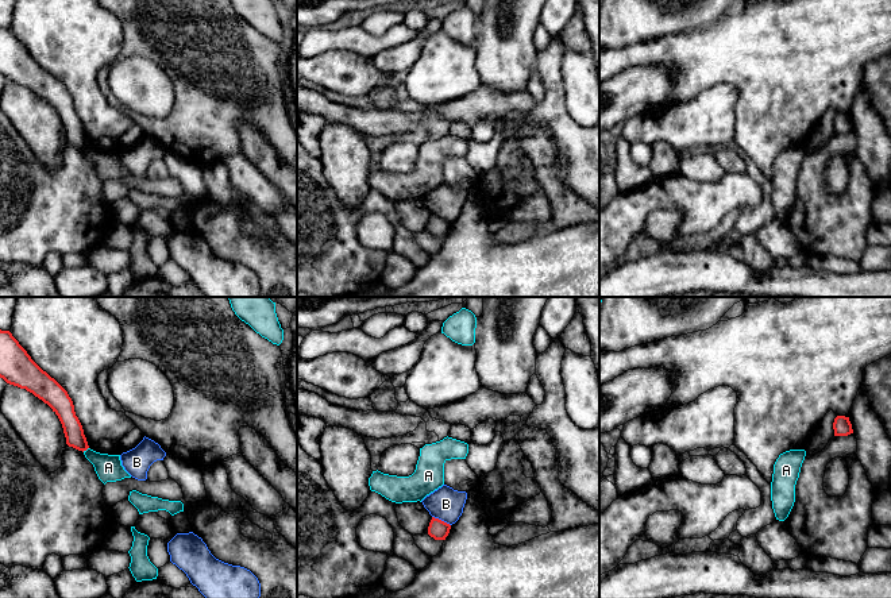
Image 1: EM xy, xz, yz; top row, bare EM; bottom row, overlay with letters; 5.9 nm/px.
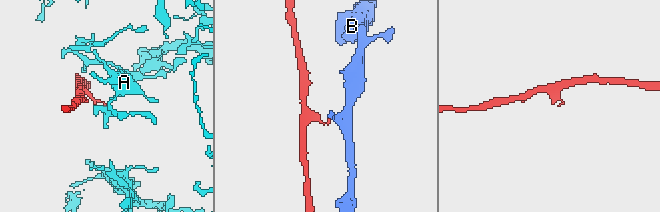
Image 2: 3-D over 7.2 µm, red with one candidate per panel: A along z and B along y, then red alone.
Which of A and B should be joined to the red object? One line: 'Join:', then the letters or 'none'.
Join: none

